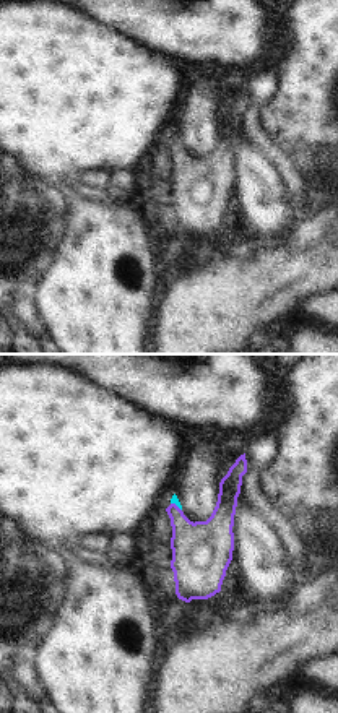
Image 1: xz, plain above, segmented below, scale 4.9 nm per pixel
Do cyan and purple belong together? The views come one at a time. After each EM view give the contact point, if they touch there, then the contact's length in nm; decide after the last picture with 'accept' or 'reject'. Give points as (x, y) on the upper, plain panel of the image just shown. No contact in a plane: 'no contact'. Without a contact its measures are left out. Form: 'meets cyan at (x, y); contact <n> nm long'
meets cyan at (176, 140); contact 70 nm long

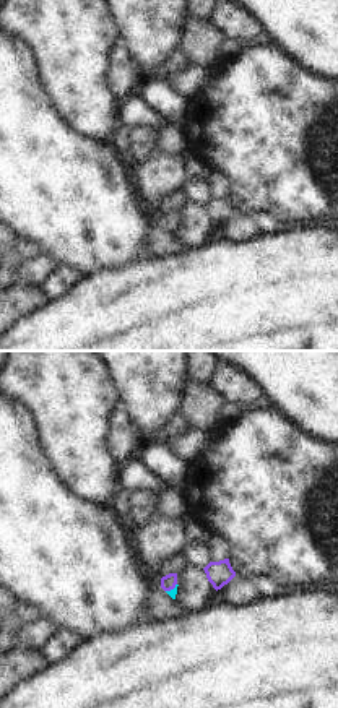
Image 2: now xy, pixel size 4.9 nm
meets cyan at (171, 226); contact 70 nm long

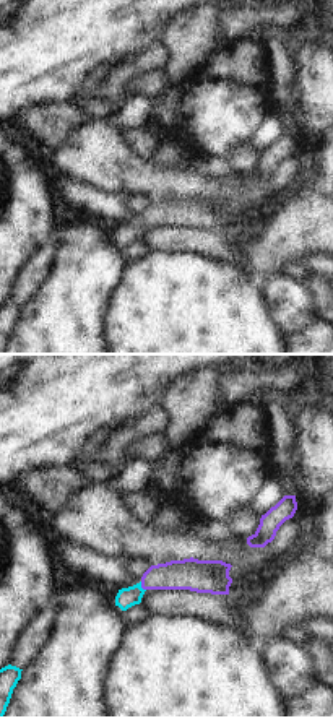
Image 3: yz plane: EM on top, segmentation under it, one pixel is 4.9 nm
meets cyan at (140, 223); contact 50 nm long

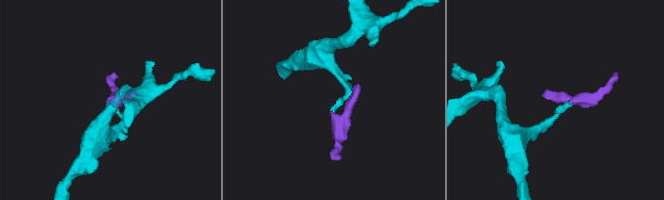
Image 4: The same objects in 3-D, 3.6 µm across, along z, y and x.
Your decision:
accept

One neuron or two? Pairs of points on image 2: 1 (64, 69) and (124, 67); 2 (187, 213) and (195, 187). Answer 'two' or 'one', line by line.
1: two
2: two

